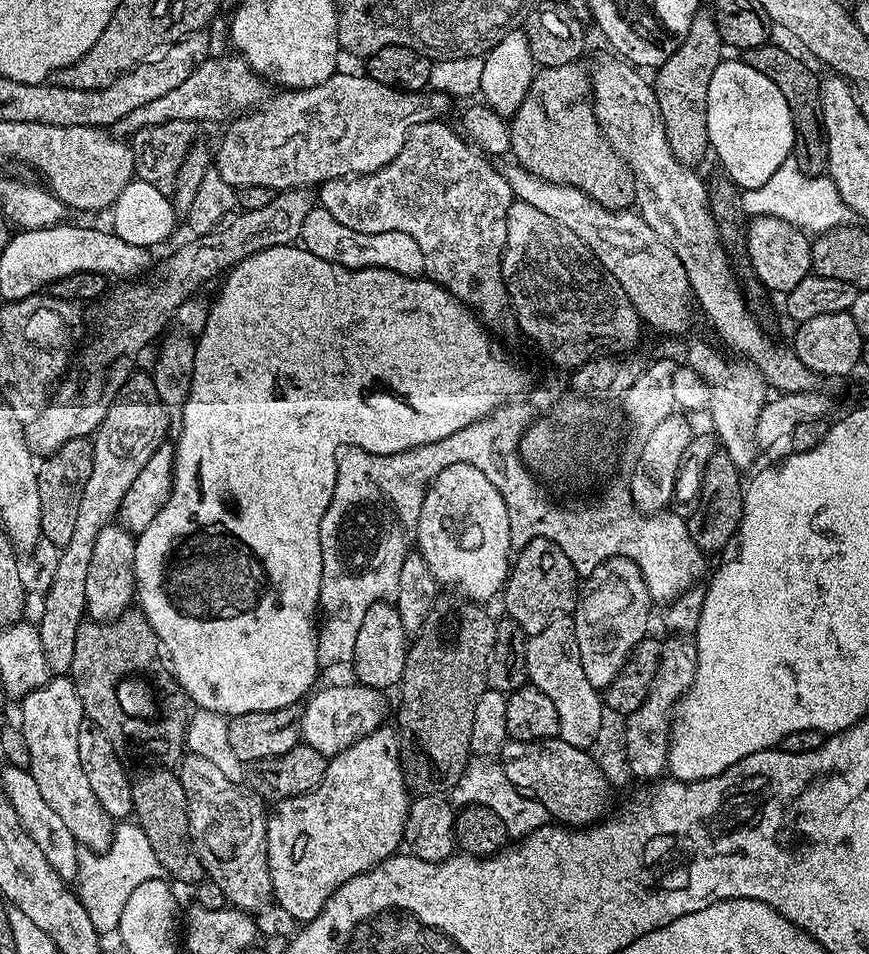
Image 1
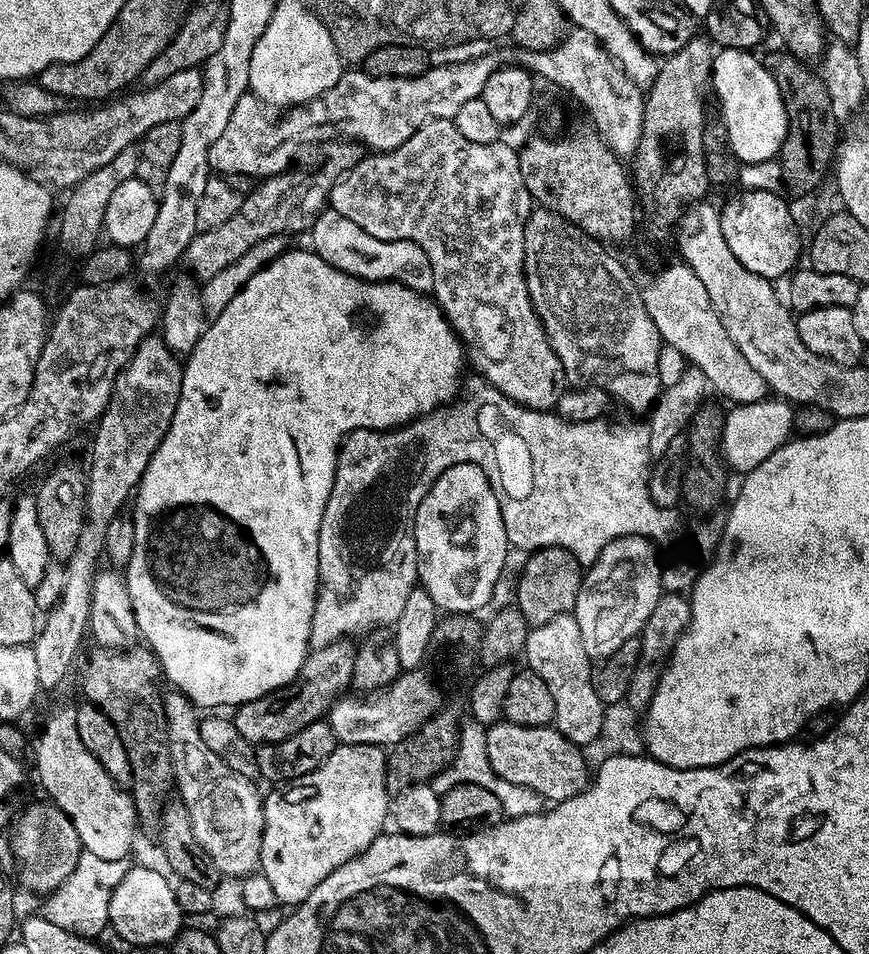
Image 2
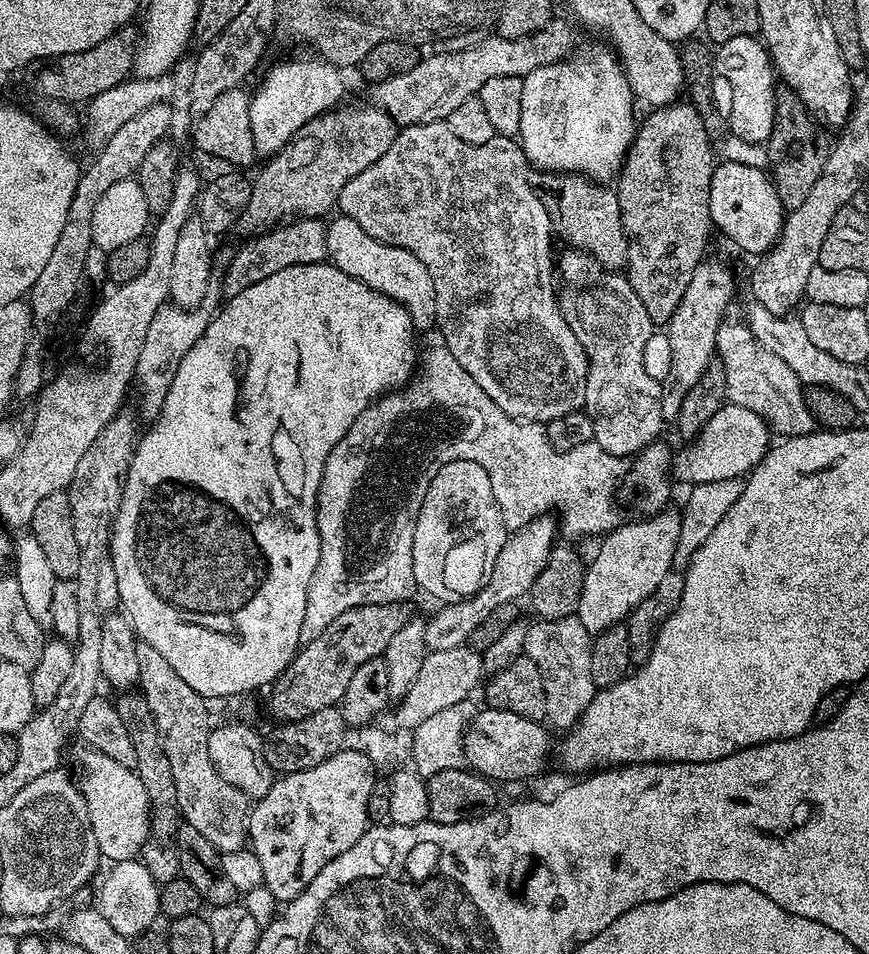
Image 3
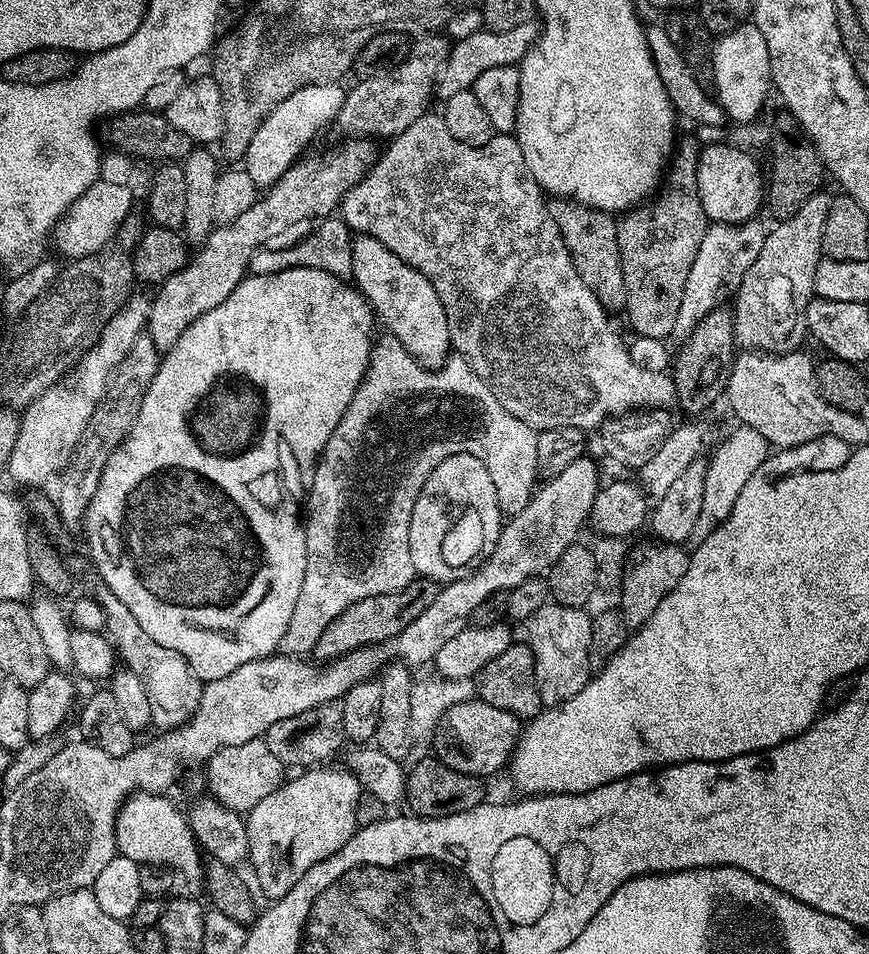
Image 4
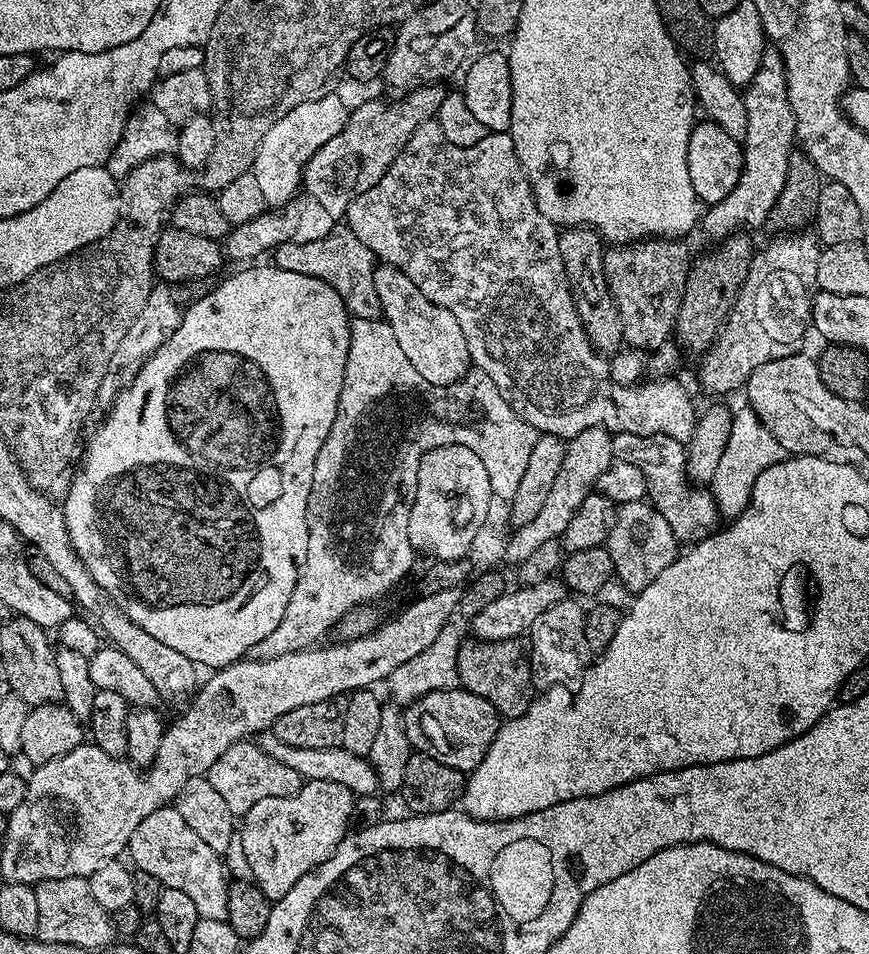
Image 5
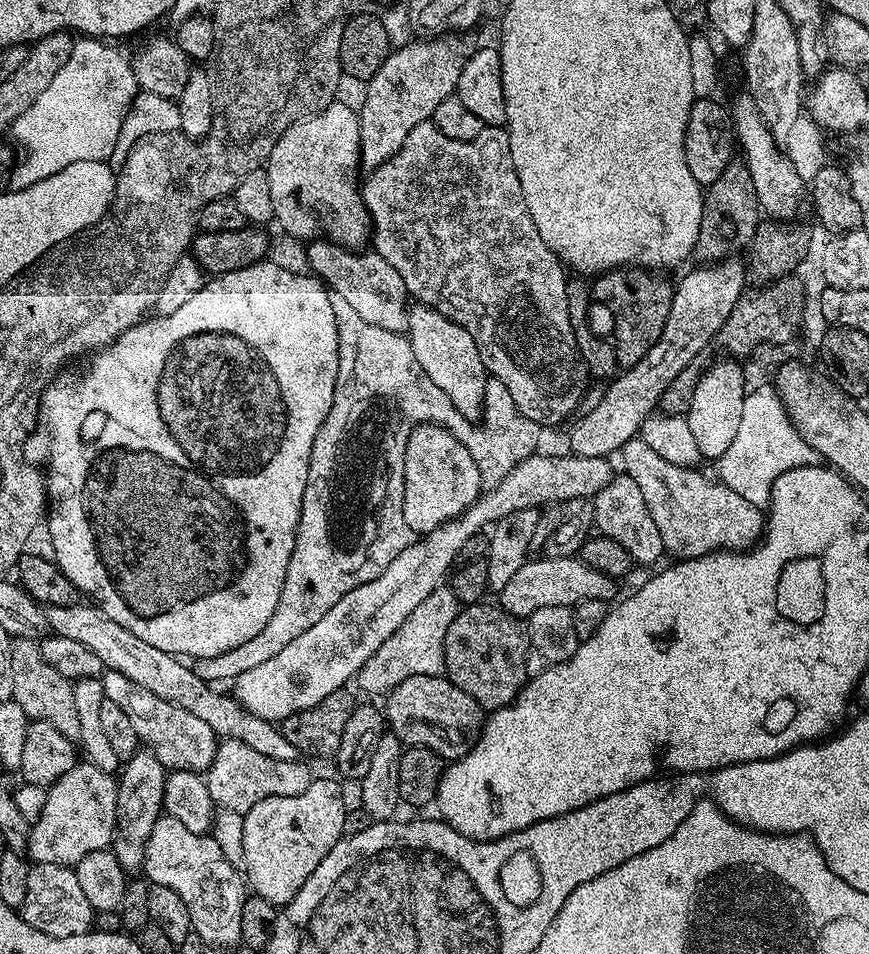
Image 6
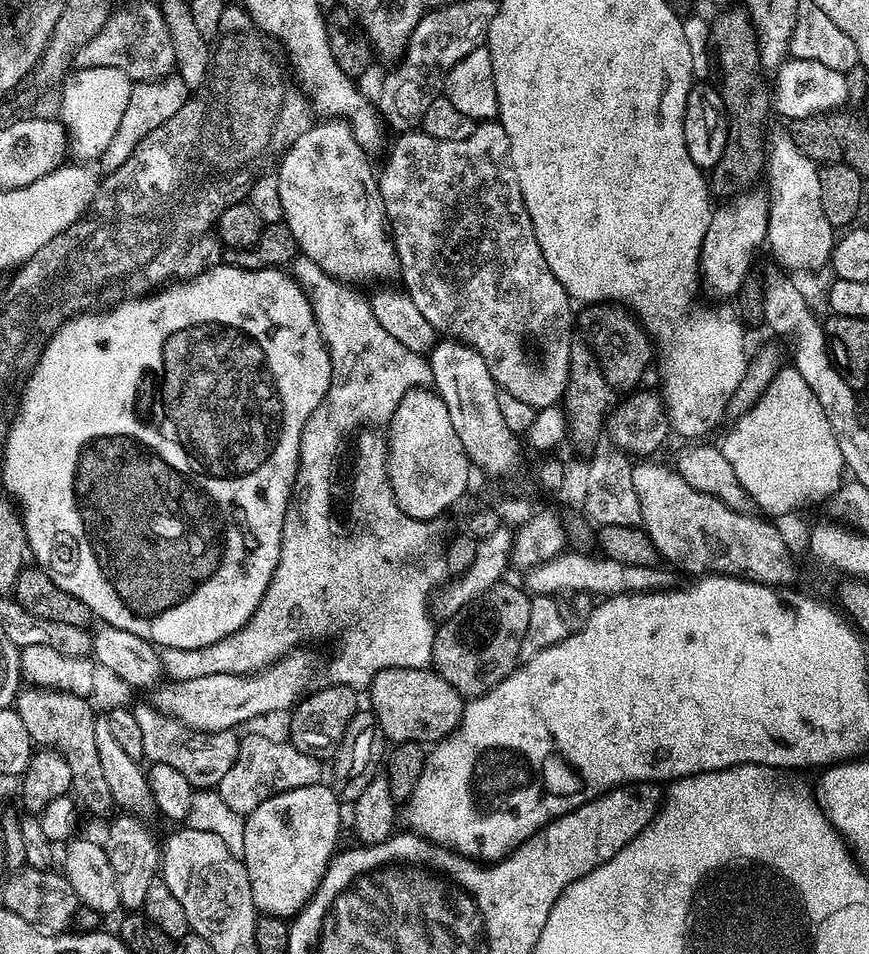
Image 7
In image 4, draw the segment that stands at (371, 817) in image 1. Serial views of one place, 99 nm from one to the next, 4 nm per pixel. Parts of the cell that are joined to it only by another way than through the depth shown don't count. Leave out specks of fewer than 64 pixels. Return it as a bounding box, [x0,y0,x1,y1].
[246,766,362,901]

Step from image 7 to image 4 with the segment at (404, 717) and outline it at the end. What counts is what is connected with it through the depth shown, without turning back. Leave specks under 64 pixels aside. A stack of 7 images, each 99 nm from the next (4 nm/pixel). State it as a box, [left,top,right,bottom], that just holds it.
[443,698,522,778]

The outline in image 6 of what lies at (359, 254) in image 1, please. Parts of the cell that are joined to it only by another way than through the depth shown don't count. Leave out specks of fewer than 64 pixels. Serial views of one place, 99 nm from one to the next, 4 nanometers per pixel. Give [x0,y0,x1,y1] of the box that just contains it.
[406,302,490,421]

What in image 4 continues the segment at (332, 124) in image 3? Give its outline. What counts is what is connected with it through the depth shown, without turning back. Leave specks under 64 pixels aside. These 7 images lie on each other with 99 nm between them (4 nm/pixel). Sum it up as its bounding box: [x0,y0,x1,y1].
[335,35,450,142]

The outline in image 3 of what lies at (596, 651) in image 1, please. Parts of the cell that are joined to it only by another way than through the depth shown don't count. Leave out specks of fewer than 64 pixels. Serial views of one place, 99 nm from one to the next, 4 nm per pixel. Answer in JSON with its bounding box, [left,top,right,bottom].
[576,512,680,634]

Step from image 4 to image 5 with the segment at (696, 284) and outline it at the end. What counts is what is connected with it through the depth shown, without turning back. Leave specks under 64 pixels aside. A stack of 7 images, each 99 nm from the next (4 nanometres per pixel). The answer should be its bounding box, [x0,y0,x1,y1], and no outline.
[702,46,797,242]

